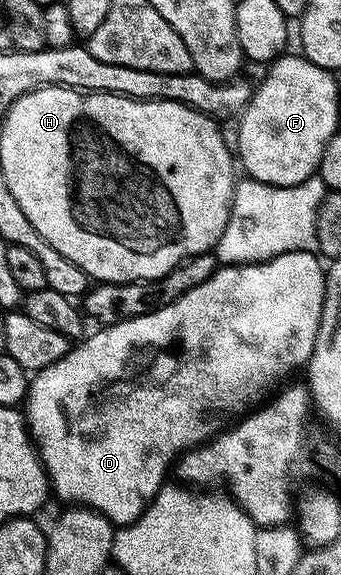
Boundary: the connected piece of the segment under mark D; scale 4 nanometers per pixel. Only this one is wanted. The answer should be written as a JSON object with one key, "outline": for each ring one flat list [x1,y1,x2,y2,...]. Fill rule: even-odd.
{"outline":[[306,250,280,254,268,262,254,262,250,266,224,264,210,276,210,280,198,284,198,288,190,288,190,292,174,300,174,304,166,304,166,308,158,308,146,316,134,316,113,326,97,329,97,334,90,335,85,342,77,341,72,350,66,352,66,356,62,356,62,360,50,364,50,368,35,371,28,383,28,397,23,403,22,413,28,423,28,432,40,452,40,462,48,474,51,493,55,497,57,494,66,502,64,504,75,504,77,507,100,511,117,527,129,526,134,520,138,520,161,486,165,485,167,478,164,477,167,474,169,477,170,467,185,450,215,438,229,424,257,409,285,381,283,378,287,374,294,373,299,366,300,369,307,367,314,352,318,324,322,320,325,277,325,263,315,253]]}

